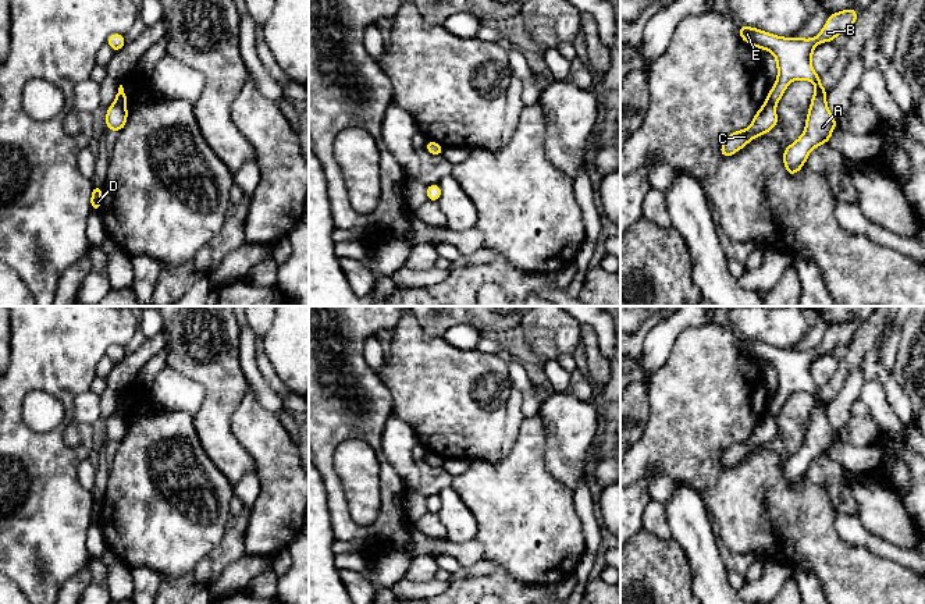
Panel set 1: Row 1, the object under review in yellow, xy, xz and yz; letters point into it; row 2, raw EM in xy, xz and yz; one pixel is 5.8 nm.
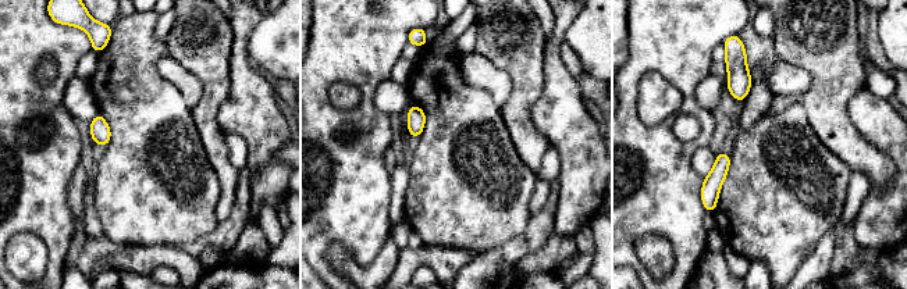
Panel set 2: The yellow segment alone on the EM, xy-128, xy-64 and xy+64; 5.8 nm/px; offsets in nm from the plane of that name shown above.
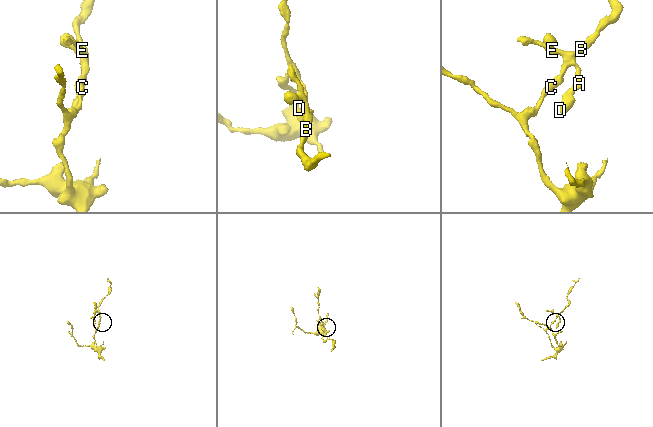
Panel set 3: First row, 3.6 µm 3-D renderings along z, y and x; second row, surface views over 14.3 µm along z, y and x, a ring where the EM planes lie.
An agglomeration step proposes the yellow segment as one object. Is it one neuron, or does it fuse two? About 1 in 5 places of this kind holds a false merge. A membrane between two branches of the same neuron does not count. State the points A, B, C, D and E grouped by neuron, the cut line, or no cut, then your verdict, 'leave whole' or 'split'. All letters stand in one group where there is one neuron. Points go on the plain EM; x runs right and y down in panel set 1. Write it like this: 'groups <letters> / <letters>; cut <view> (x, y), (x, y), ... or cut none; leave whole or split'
groups A B D E / C; cut xy (116, 412), (124, 418); split

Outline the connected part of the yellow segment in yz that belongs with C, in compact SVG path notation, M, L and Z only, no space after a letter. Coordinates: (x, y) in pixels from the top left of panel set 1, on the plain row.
M765 413L757 423L751 437L747 441L732 444L721 458L721 468L729 469L744 459L754 450L768 445L778 437L778 426L775 418Z

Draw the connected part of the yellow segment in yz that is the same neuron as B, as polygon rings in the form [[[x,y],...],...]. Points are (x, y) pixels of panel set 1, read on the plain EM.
[[[853,319],[829,327],[823,341],[812,351],[797,348],[782,349],[761,341],[740,337],[739,348],[757,360],[765,360],[776,369],[778,390],[766,413],[776,418],[790,394],[807,391],[817,399],[808,420],[805,441],[801,448],[783,462],[783,476],[789,487],[796,487],[803,480],[810,463],[830,452],[837,431],[829,424],[826,401],[821,388],[814,383],[811,370],[814,359],[822,353],[833,353],[840,344],[848,342],[858,327]]]

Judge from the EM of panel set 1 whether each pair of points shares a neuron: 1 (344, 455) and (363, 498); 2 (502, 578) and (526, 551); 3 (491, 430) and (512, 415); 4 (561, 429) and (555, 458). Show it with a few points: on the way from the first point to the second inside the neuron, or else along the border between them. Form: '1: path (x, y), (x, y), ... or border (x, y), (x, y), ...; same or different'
1: path (355, 466), (359, 471), (362, 487); same
2: border (498, 565), (519, 581), (539, 585); different
3: border (512, 390), (507, 405), (505, 434), (498, 454); different
4: path (561, 436), (561, 451); same

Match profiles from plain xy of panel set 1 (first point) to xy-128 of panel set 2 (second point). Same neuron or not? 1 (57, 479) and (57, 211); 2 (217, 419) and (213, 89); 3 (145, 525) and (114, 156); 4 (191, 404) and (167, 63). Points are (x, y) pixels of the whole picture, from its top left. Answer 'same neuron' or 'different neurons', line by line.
1: same neuron
2: same neuron
3: same neuron
4: same neuron

